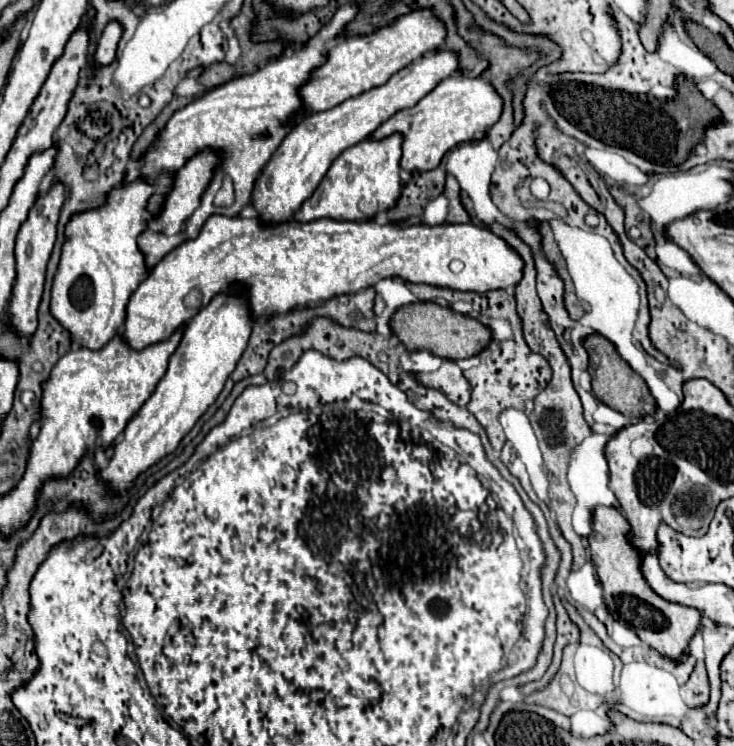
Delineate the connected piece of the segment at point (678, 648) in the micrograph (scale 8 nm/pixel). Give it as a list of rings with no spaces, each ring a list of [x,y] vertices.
[[[597,508],[593,536],[587,540],[591,546],[591,560],[597,564],[605,602],[615,618],[619,618],[619,622],[623,622],[627,628],[635,630],[643,642],[647,642],[663,656],[679,662],[687,652],[691,638],[699,632],[703,614],[695,608],[667,602],[655,594],[641,572],[641,552],[629,542],[629,534],[631,526],[617,508]]]

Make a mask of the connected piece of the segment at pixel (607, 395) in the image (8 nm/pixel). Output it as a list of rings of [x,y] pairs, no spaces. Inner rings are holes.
[[[599,334],[589,336],[587,344],[589,344],[591,352],[595,352],[599,356],[599,366],[595,368],[595,378],[593,378],[595,396],[599,396],[599,400],[603,400],[607,406],[621,412],[623,416],[645,418],[649,414],[655,414],[657,404],[655,404],[655,398],[651,396],[647,384],[645,384],[645,380],[637,372],[633,372],[633,368],[623,358],[619,358],[615,346],[607,338],[601,338]]]

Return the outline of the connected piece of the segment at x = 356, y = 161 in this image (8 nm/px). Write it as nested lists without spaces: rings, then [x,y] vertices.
[[[391,134],[383,140],[365,138],[363,142],[343,150],[331,164],[325,180],[315,188],[313,196],[307,198],[299,212],[295,212],[297,222],[315,222],[321,218],[331,220],[369,220],[379,212],[385,212],[397,204],[401,198],[401,134]]]

